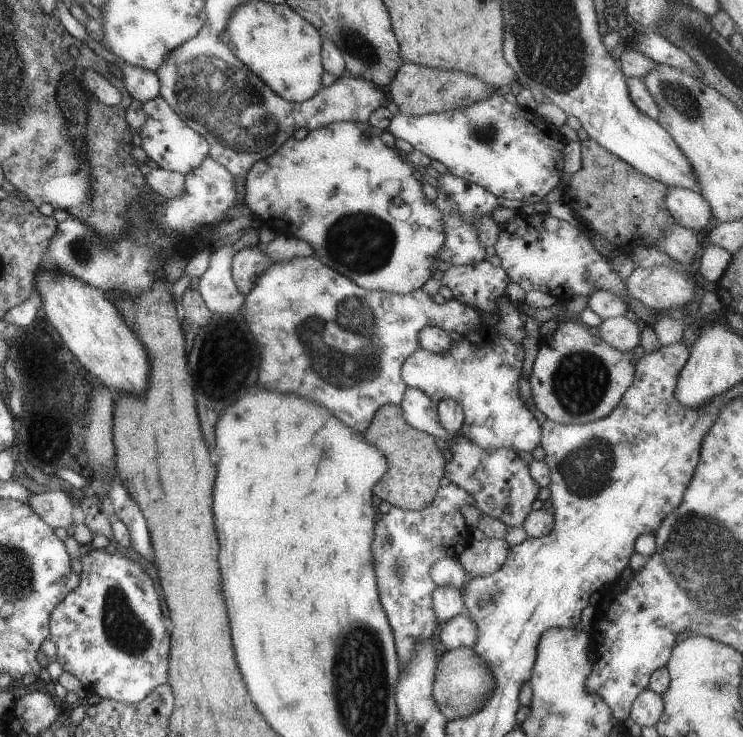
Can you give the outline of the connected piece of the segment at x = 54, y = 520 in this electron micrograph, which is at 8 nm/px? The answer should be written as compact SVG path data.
M60 488L53 491L35 494L31 492L29 500L25 502L39 518L52 529L64 528L70 530L71 520L71 502Z

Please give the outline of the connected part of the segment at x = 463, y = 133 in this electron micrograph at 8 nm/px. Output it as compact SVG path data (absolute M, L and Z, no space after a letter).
M495 93L465 108L446 110L439 114L429 113L412 117L399 112L392 116L386 131L395 138L405 140L421 154L441 162L447 172L453 176L481 186L497 198L527 200L529 203L539 202L550 190L560 184L563 148L567 141L559 133L558 127L543 121L535 110L511 104Z

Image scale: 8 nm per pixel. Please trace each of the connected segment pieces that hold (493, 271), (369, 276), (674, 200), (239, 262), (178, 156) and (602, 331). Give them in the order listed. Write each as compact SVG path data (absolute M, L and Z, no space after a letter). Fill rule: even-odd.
M486 260L475 265L450 266L439 280L451 291L453 299L483 314L498 313L498 300L506 297L508 282L507 273Z
M339 121L331 122L331 124L327 124L323 128L317 128L317 130L311 130L303 140L295 140L292 136L287 138L273 154L270 154L266 159L254 162L253 166L248 170L244 178L243 204L258 218L268 218L269 228L271 229L275 228L275 224L279 222L279 217L281 216L281 224L283 224L283 232L285 234L309 244L315 257L320 259L330 269L336 270L341 276L349 278L357 286L365 290L381 290L381 292L389 294L405 294L412 290L420 289L437 269L440 262L439 258L437 258L437 252L443 246L445 230L443 230L443 220L441 220L439 210L433 206L433 202L425 198L421 190L422 182L415 178L415 167L405 158L403 153L391 150L389 146L385 146L377 133L378 131L373 129L368 123ZM402 204L409 208L409 216L405 220L396 220L391 216L389 206L401 206Z
M668 186L663 204L673 222L692 231L701 230L712 215L705 198L689 189Z
M247 246L237 251L231 261L231 278L239 294L246 295L253 288L259 274L273 263L259 246Z
M157 95L155 98L142 103L141 108L145 113L145 122L139 128L140 147L146 156L157 164L159 169L187 174L189 170L197 168L201 160L208 156L209 144L207 140L194 130L191 130L184 122L169 108L169 105Z
M625 316L602 319L601 324L597 326L598 338L615 350L629 352L640 344L641 327Z

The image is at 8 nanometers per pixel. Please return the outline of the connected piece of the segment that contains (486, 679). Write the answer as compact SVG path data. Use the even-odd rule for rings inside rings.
M471 647L451 648L439 656L433 676L432 694L435 704L447 721L463 718L481 710L485 700L491 698L491 690L493 690L493 676L488 672L485 662L477 658Z

